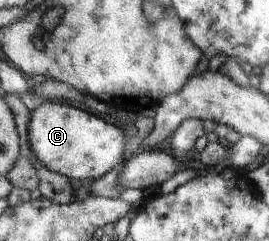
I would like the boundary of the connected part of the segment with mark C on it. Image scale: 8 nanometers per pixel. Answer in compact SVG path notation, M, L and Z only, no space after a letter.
M48 100L39 101L38 107L31 111L28 121L28 143L32 155L46 169L78 181L80 179L90 181L106 176L116 165L126 161L124 159L126 139L122 129L82 109L64 103L48 103Z

